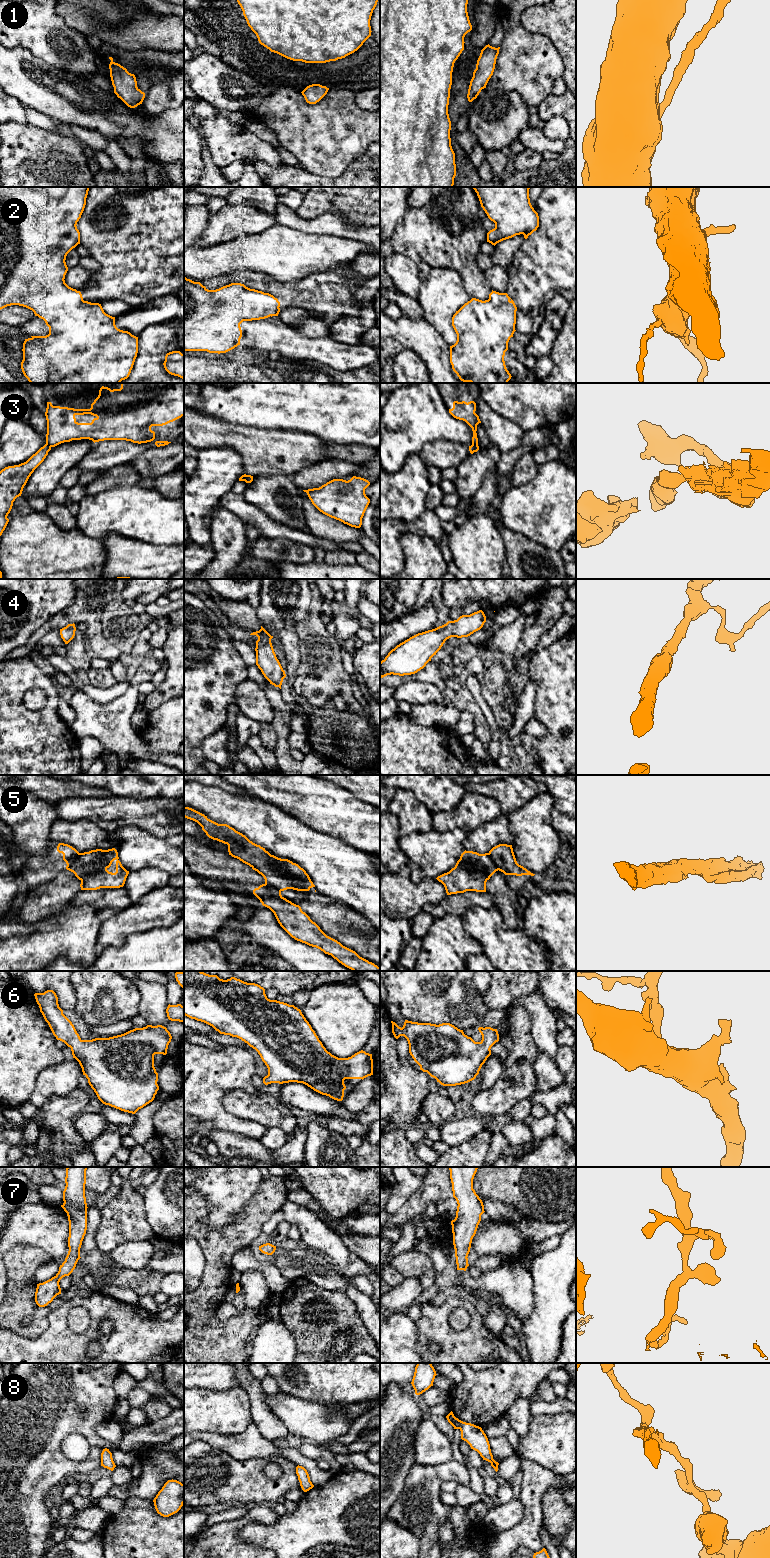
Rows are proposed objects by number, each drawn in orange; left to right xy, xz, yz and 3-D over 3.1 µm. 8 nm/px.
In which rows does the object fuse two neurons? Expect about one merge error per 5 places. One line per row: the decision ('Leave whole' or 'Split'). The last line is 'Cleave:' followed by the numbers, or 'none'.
1: Leave whole
2: Leave whole
3: Split
4: Leave whole
5: Split
6: Leave whole
7: Leave whole
8: Leave whole
Cleave: 3, 5

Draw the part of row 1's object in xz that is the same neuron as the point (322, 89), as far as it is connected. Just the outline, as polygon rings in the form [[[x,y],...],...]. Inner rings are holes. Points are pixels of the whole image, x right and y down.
[[[312,84],[307,86],[301,93],[309,104],[316,104],[328,92],[329,88],[320,84]]]

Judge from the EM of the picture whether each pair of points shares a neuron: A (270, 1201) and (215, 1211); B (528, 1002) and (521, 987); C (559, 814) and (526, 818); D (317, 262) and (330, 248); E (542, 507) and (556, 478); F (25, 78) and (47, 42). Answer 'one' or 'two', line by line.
A: two
B: two
C: two
D: one
E: one
F: two

